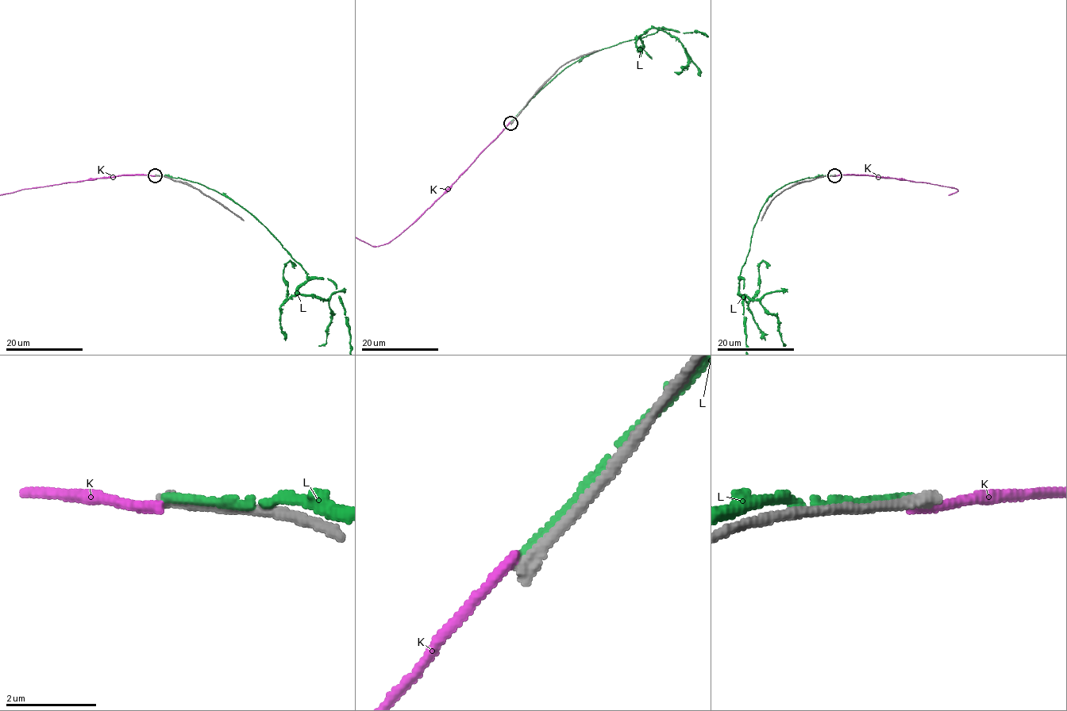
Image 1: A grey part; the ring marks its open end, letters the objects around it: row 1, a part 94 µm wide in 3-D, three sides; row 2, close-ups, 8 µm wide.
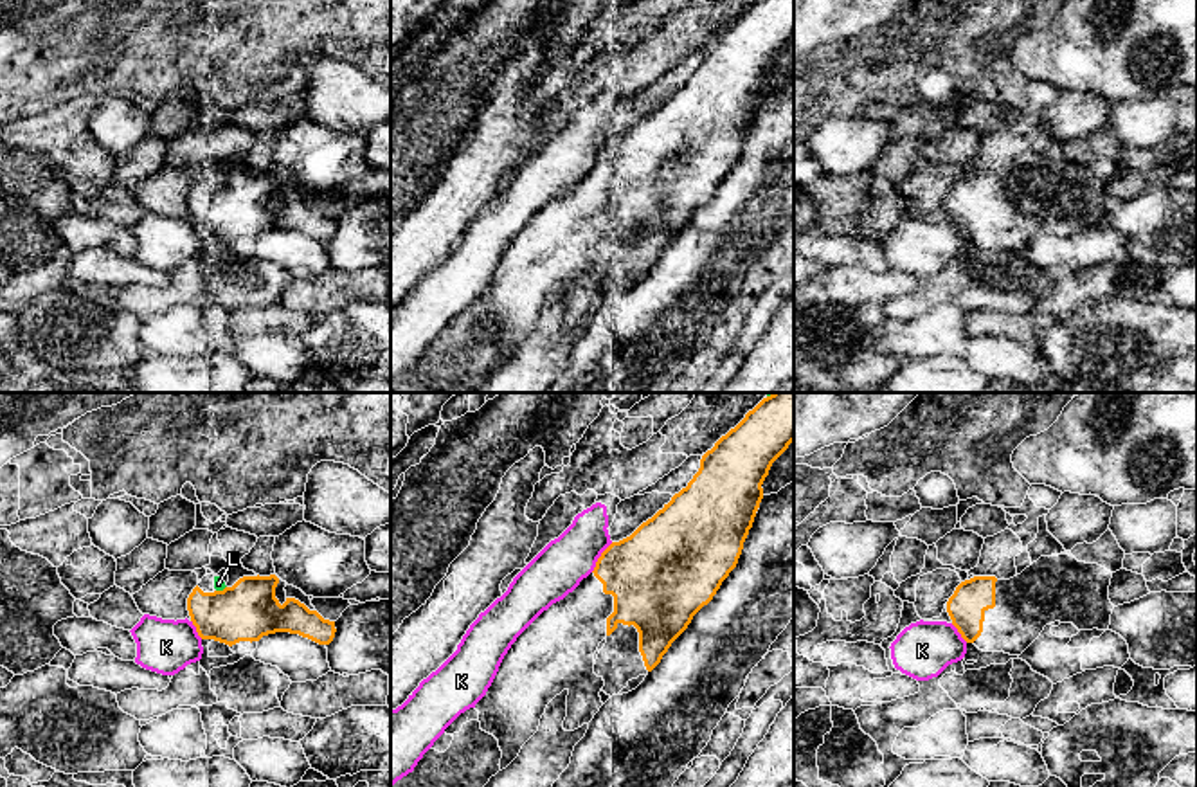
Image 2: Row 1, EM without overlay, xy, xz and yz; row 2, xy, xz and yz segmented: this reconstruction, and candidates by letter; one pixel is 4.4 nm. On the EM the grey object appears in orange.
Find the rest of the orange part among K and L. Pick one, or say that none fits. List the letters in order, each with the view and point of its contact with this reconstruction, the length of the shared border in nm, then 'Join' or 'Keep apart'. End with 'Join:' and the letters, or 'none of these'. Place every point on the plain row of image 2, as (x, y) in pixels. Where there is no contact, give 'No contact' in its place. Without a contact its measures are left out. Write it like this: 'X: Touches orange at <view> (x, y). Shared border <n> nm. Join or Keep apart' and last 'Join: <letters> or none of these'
K: Touches orange at xz (600, 153). Shared border 170 nm. Keep apart
L: Touches orange at xy (220, 188). Shared border 50 nm. Keep apart
Join: none of these

